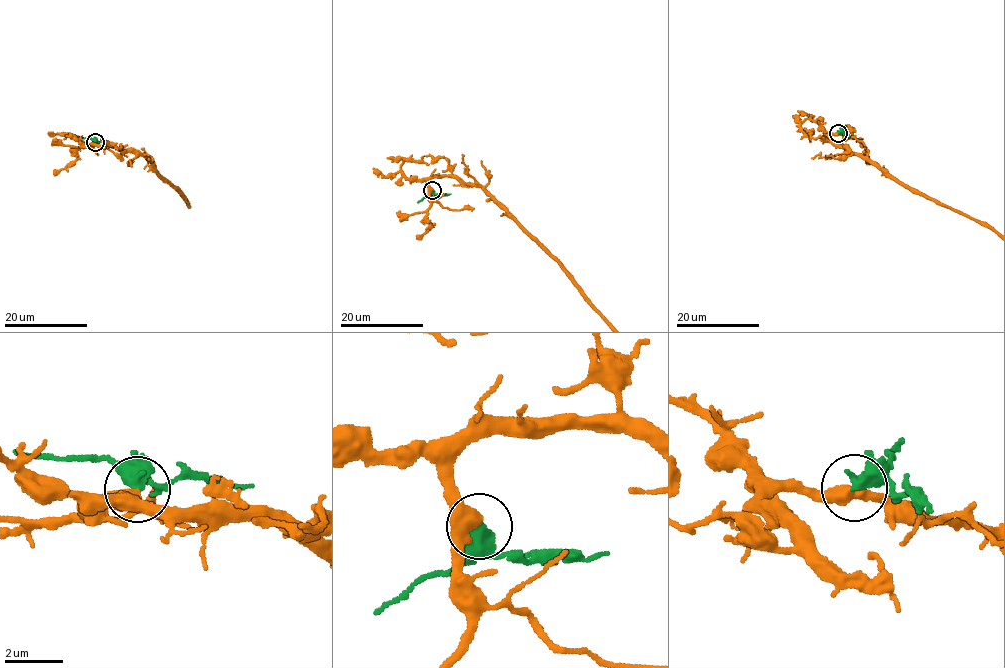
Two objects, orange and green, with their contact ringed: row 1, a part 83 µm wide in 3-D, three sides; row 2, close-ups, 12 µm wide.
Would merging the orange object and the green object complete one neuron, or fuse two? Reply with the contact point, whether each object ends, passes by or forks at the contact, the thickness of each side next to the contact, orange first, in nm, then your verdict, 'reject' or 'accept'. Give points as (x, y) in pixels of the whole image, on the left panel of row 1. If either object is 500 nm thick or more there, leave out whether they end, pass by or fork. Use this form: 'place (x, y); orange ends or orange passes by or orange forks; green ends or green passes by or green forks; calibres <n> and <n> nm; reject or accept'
place (95, 142); calibres 360 and 550 nm; accept

